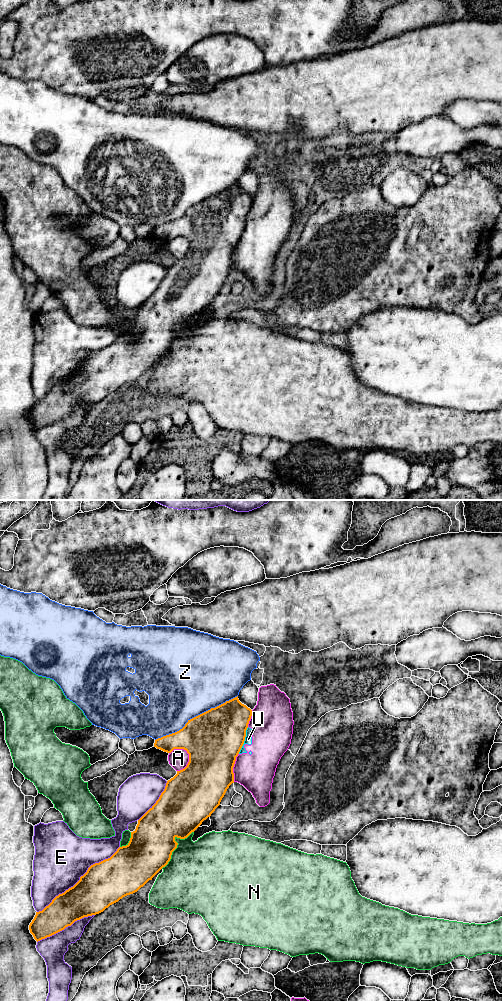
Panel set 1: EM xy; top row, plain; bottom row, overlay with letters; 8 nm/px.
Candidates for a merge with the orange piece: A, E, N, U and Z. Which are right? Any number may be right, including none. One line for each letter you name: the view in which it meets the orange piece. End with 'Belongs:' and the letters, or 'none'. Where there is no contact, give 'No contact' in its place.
Belongs: none

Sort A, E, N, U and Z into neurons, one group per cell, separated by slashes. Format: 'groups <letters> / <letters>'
groups A U / E / N / Z

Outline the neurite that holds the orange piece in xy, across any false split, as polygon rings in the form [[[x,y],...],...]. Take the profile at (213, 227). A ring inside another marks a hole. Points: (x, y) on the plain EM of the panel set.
[[[237,184],[188,208],[179,219],[155,228],[154,235],[167,241],[171,241],[174,237],[186,238],[189,242],[187,254],[177,259],[177,262],[167,269],[159,287],[138,308],[126,334],[119,335],[110,346],[91,353],[73,375],[56,384],[42,399],[36,400],[29,418],[37,430],[64,418],[77,408],[99,402],[123,385],[137,380],[168,352],[172,340],[178,333],[175,326],[185,327],[194,320],[220,293],[227,277],[234,271],[233,255],[244,232],[251,204],[252,198],[242,192]]]

